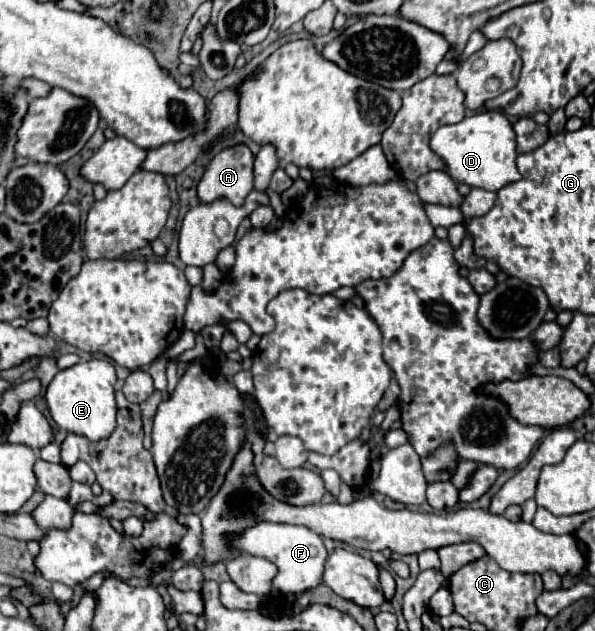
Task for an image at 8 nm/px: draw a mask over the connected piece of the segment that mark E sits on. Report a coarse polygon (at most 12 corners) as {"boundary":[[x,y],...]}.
{"boundary":[[108,360],[60,370],[46,388],[54,422],[88,440],[116,428]]}

